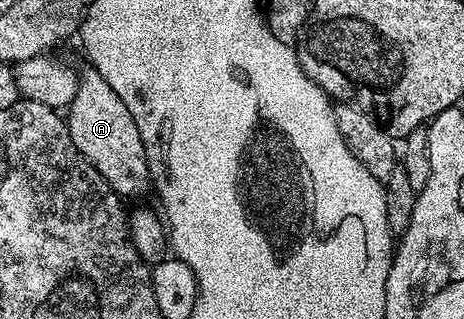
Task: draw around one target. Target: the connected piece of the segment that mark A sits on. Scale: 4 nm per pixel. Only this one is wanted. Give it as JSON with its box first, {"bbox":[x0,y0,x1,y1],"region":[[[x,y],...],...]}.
{"bbox":[65,68,152,198],"region":[[[87,68],[87,71],[79,74],[79,87],[65,111],[65,121],[73,144],[77,144],[77,152],[81,152],[81,156],[85,156],[91,166],[97,168],[101,176],[105,176],[120,198],[139,198],[147,189],[152,189],[141,132],[137,132],[137,124],[133,124],[133,116],[129,116],[129,108],[125,108],[121,96],[109,88],[105,76],[101,76],[99,70]]]}

